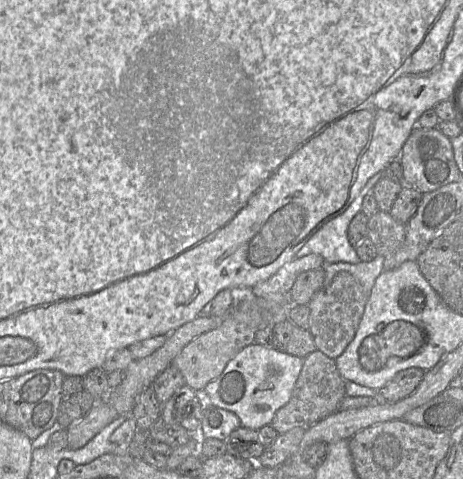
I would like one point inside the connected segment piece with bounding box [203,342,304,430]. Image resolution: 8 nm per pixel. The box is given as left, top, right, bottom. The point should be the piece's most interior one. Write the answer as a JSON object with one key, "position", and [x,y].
{"position":[257,381]}

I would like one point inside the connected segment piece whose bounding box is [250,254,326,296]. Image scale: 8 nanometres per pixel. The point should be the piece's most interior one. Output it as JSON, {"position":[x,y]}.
{"position":[281,282]}

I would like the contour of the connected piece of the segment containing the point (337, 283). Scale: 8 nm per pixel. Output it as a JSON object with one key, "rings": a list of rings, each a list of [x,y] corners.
{"rings":[[[338,272],[328,287],[322,287],[308,302],[310,309],[309,331],[317,350],[329,358],[338,358],[354,339],[368,296],[360,282],[349,272]]]}

